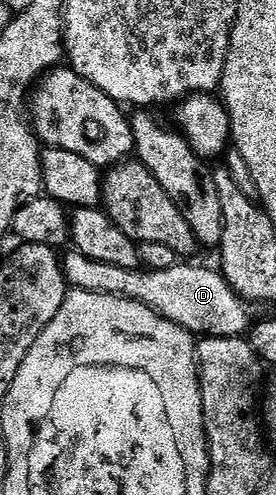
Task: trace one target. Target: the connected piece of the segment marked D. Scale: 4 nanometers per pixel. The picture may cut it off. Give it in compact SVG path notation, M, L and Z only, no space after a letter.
M74 248L63 255L64 278L72 290L85 290L91 294L109 294L129 298L157 310L166 320L189 330L193 336L210 338L239 338L252 329L253 307L230 288L219 269L177 264L165 270L147 268L118 268L115 264L102 264L90 256L82 256Z

